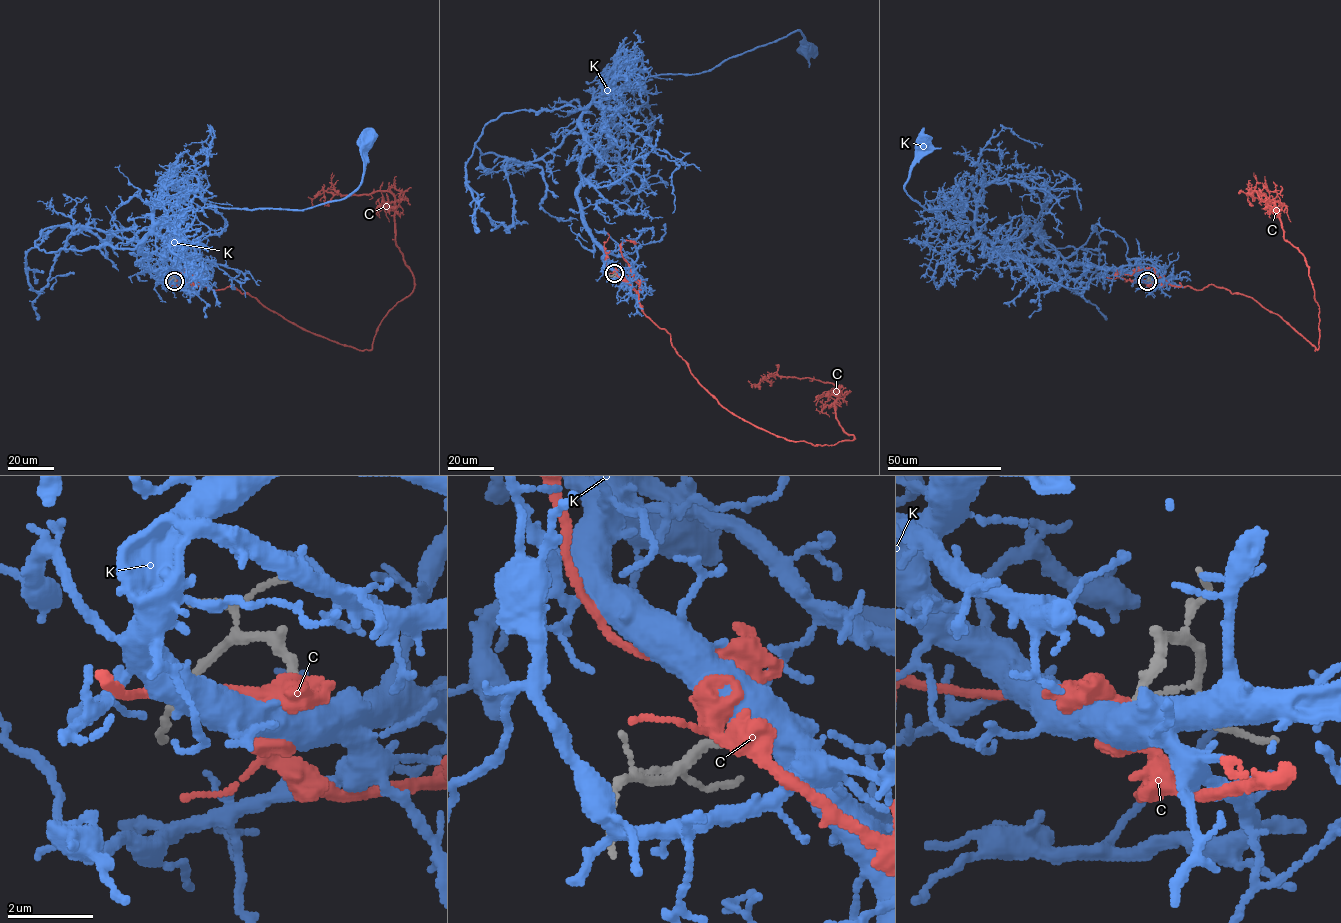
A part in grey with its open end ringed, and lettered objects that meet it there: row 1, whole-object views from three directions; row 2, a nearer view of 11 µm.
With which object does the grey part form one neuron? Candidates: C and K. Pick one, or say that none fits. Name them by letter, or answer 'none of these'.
K

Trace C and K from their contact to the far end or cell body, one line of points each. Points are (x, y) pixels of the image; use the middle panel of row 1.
C: (614, 273), (722, 406), (788, 440), (854, 438), (837, 419), (831, 383), (775, 373), (752, 387)
K: (614, 272), (577, 196), (586, 145), (580, 116), (588, 106), (648, 77), (710, 71), (796, 30), (806, 48)

